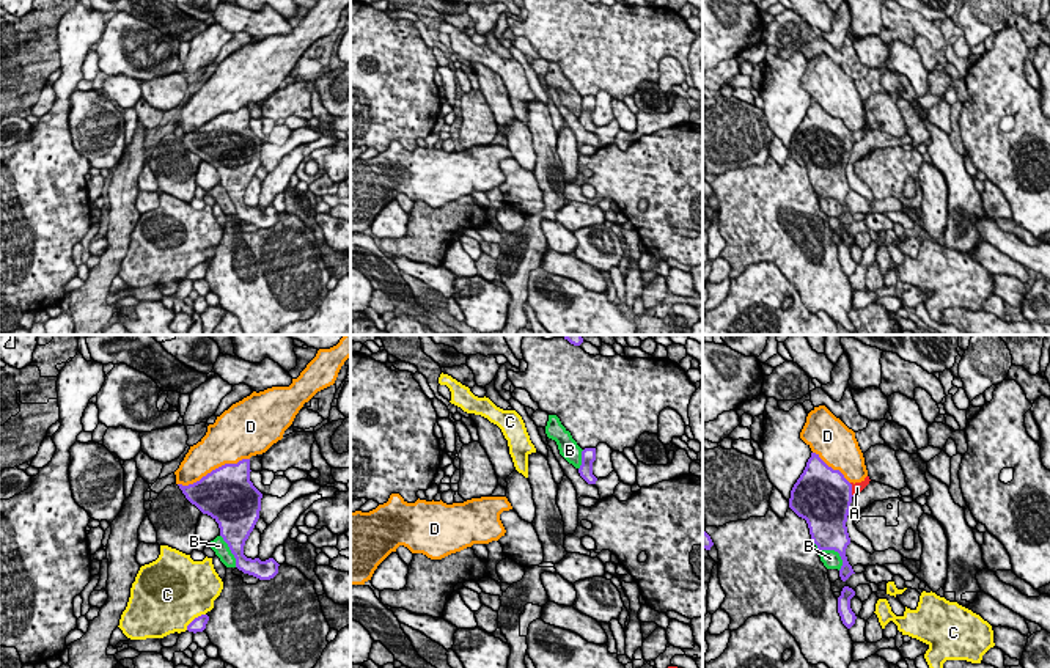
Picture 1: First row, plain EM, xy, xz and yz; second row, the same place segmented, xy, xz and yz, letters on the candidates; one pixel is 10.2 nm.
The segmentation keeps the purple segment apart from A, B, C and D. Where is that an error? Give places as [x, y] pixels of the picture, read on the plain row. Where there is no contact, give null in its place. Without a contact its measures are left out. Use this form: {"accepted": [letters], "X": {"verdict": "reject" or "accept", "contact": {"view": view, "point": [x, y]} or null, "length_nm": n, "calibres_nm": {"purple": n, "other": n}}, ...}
{"accepted": ["A"], "A": {"verdict": "accept", "contact": {"view": "yz", "point": [851, 137]}, "length_nm": 150, "calibres_nm": {"purple": 500, "other": 100}}, "B": {"verdict": "reject", "contact": {"view": "yz", "point": [833, 197]}, "length_nm": 380, "calibres_nm": {"purple": 380, "other": 190}}, "C": {"verdict": "reject", "contact": {"view": "xy", "point": [194, 267]}, "length_nm": 260, "calibres_nm": {"purple": 160, "other": 500}}, "D": {"verdict": "reject", "contact": {"view": "xy", "point": [212, 118]}, "length_nm": 800, "calibres_nm": {"purple": 500, "other": 380}}}

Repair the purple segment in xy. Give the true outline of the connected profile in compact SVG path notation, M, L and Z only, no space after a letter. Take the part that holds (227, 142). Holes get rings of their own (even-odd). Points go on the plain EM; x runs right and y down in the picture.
M242 107L212 118L193 132L178 134L192 152L218 171L220 184L236 206L236 215L259 228L270 228L280 214L274 206L261 209L244 203L245 189L259 167L262 146L250 129L250 119L250 107Z

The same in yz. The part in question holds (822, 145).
M816 101L806 110L806 115L791 138L789 156L806 168L813 190L819 198L835 198L843 207L839 225L846 229L854 220L847 209L846 196L850 192L847 181L847 163L852 145L869 132L869 124L861 130L849 130L839 118L828 115Z

